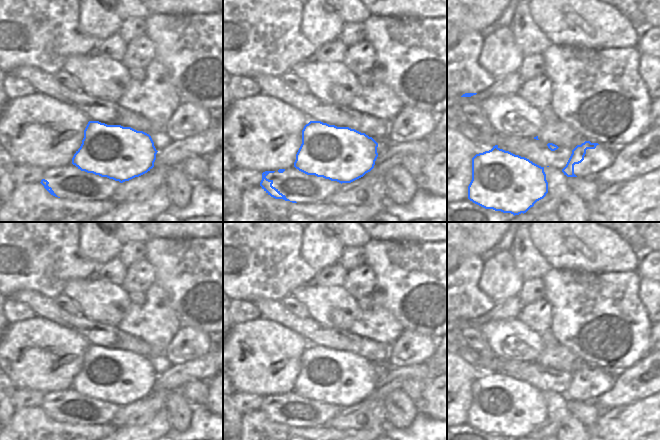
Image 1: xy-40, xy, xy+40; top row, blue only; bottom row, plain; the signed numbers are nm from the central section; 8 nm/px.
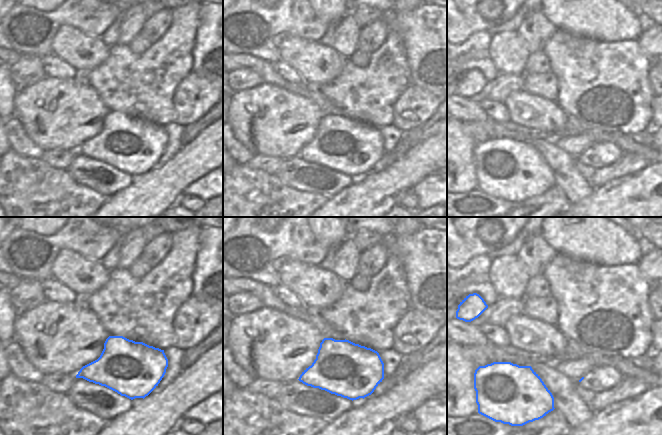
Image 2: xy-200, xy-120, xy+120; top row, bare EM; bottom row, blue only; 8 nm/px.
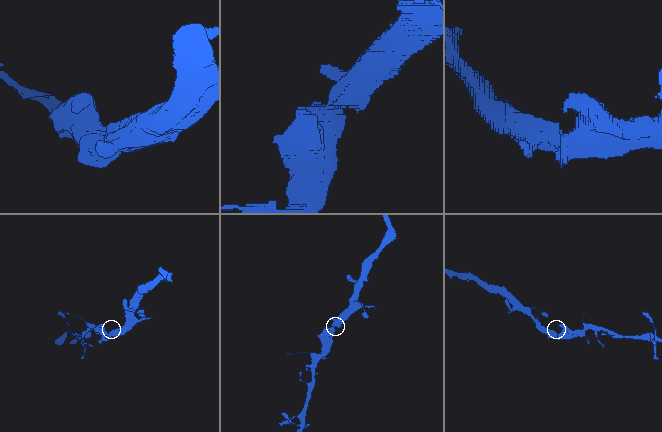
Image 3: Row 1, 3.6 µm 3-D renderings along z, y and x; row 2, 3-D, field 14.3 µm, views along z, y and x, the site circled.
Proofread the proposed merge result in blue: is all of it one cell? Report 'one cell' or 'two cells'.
one cell

